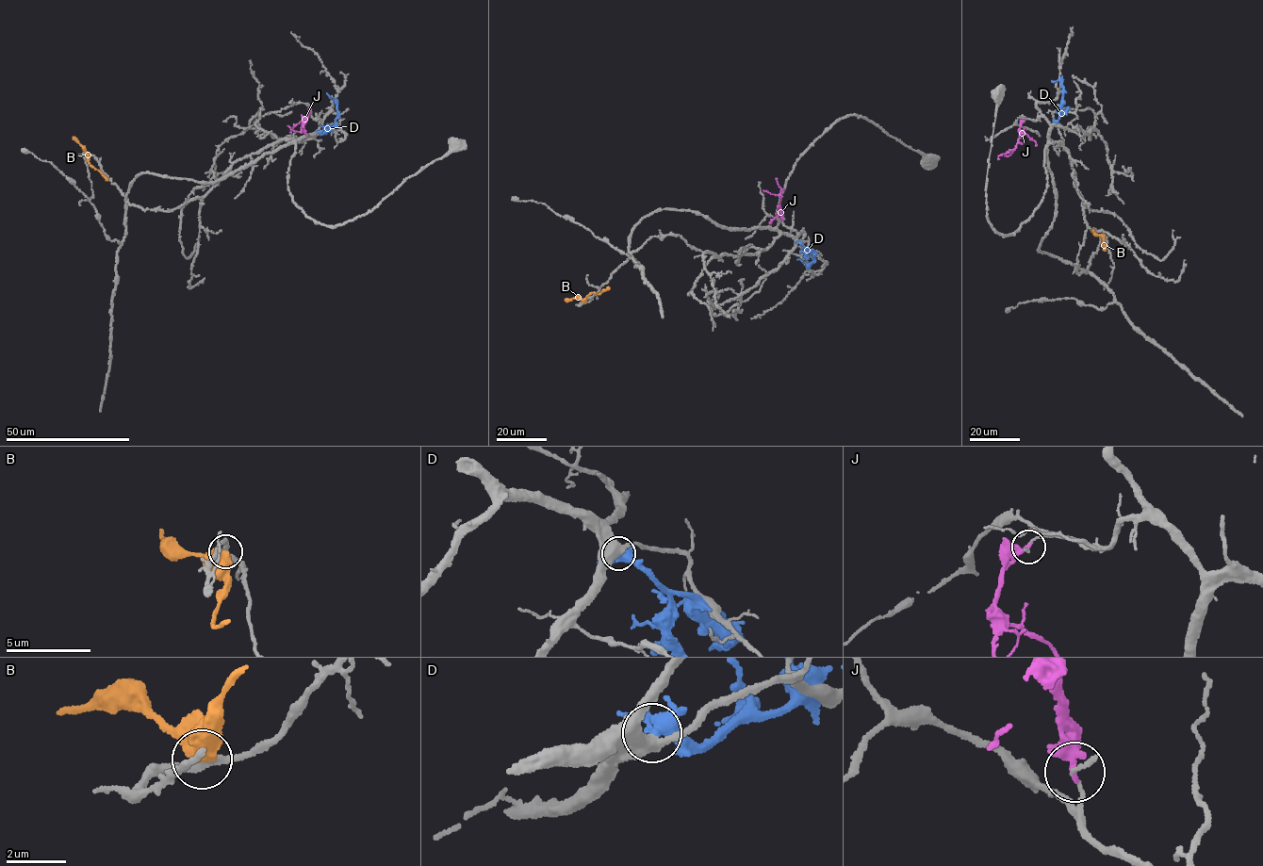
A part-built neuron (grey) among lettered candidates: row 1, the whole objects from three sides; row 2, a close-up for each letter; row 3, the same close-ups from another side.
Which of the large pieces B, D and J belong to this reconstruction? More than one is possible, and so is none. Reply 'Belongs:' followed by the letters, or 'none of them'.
Belongs: none of them

